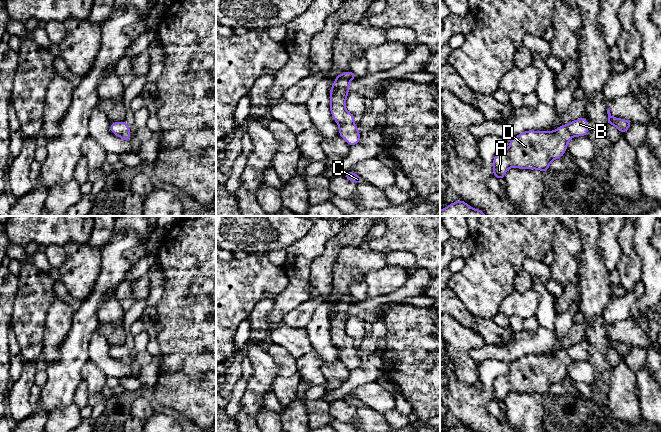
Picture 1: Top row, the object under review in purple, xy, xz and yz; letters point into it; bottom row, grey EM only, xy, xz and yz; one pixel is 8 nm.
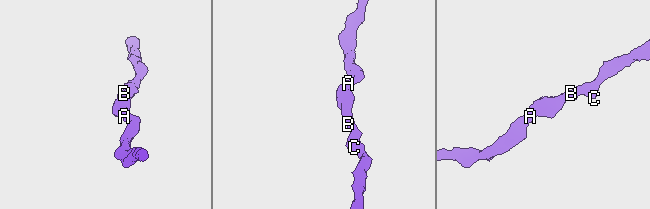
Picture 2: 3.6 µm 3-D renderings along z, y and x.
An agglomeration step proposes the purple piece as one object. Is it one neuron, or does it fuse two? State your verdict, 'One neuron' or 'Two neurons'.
One neuron

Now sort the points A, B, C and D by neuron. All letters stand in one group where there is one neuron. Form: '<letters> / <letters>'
A B C D

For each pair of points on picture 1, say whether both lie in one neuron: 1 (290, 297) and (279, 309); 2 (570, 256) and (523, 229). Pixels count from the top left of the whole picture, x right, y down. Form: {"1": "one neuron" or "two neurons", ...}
{"1": "one neuron", "2": "two neurons"}

